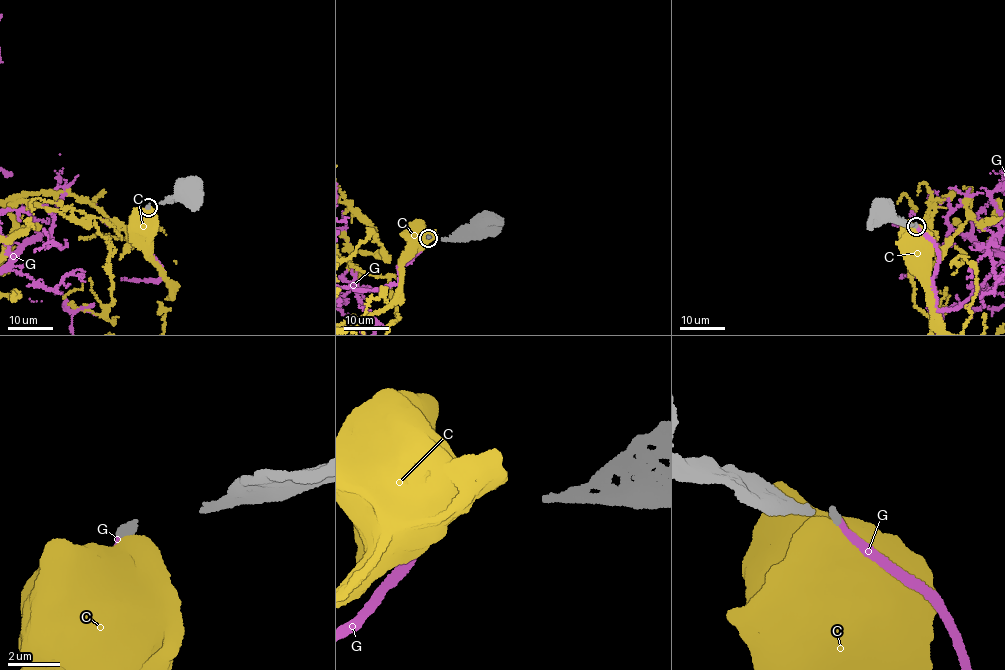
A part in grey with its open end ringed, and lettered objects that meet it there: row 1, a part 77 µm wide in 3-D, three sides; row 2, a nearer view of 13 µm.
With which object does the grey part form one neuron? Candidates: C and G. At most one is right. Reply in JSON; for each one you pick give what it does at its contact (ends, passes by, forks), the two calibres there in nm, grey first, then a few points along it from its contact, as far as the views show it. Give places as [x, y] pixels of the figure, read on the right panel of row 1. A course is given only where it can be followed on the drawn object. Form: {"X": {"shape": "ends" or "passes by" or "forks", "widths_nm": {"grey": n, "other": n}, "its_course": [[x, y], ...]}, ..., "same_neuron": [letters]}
{"G": {"shape": "ends", "widths_nm": {"grey": 360, "other": 360}}, "same_neuron": ["G"]}

